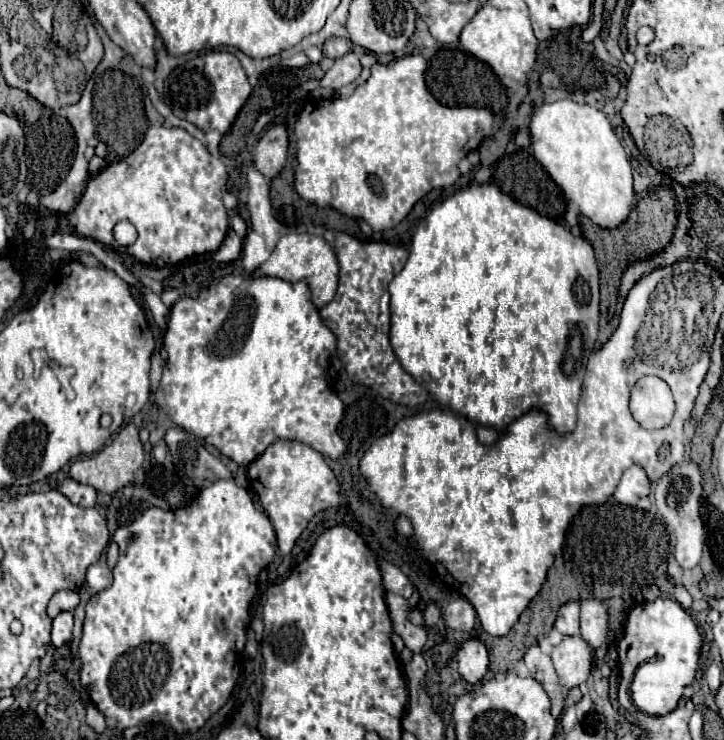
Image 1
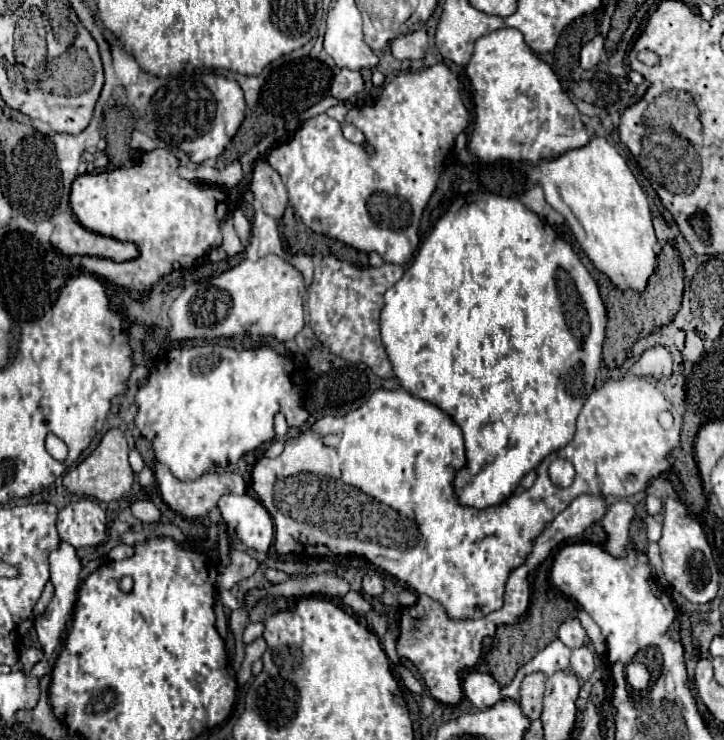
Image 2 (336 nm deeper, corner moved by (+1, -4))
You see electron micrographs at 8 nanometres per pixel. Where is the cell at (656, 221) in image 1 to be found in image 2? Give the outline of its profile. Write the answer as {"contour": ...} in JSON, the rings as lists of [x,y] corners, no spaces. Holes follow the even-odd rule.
{"contour":[[[666,243],[658,257],[658,269],[656,269],[654,277],[650,277],[650,285],[646,287],[646,291],[632,293],[632,291],[618,291],[614,285],[610,285],[608,277],[604,273],[600,273],[582,251],[580,251],[580,259],[582,259],[584,267],[590,271],[590,275],[596,279],[602,301],[606,305],[606,313],[608,313],[606,339],[604,339],[604,363],[610,369],[622,367],[622,363],[626,361],[626,357],[632,351],[632,345],[636,343],[638,337],[646,337],[646,333],[654,333],[656,329],[668,325],[674,319],[674,315],[678,313],[680,303],[682,303],[682,291],[684,291],[682,261],[678,257],[674,243]]]}

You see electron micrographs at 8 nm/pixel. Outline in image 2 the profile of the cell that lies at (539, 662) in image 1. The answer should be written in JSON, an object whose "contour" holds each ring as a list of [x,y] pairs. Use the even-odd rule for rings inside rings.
{"contour":[[[532,673],[526,675],[520,687],[520,709],[522,713],[534,721],[542,713],[542,697],[544,697],[544,683],[546,675],[544,673]]]}

